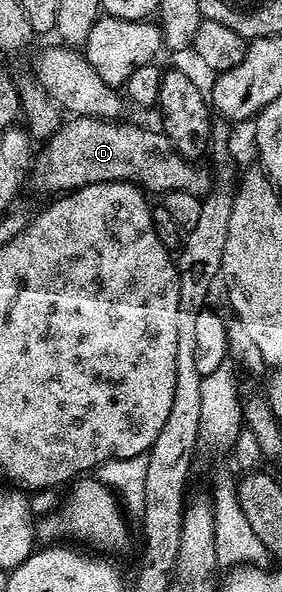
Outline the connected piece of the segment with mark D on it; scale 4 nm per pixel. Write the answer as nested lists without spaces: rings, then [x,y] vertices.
[[[74,116],[60,125],[49,140],[36,150],[31,166],[31,185],[49,195],[64,195],[84,185],[100,181],[131,181],[150,194],[164,195],[171,191],[186,189],[191,195],[202,198],[211,188],[211,173],[197,161],[188,161],[176,147],[165,138],[164,132],[156,128],[144,129],[141,125],[117,125],[116,120],[103,117]]]

